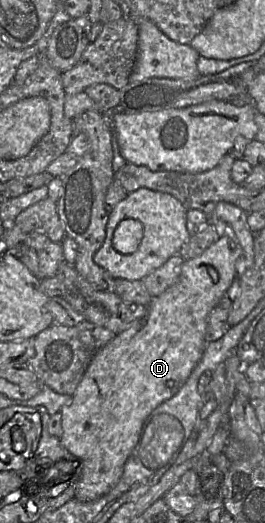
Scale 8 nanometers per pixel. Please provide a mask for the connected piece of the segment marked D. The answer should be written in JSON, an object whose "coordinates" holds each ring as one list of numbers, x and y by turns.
{"coordinates":[[229,232,219,237,201,255,184,261,177,282,152,299,145,318,116,334,94,355,72,399,60,410,63,430,60,443,81,462,74,498,82,502,94,501,117,484,151,412,179,391,201,360,207,344,205,334,209,312,235,279,236,262,241,254,240,245,234,234]]}

